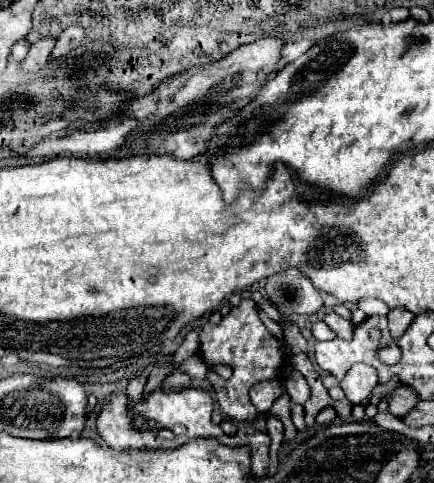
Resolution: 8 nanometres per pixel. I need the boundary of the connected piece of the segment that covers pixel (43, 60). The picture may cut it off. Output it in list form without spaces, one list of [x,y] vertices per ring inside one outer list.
[[[43,38],[39,42],[35,42],[31,48],[29,48],[29,54],[27,58],[37,58],[37,64],[39,66],[49,66],[49,54],[55,46],[55,40],[53,38]]]

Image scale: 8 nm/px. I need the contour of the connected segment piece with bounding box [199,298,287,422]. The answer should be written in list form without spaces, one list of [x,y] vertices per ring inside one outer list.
[[[245,298],[235,308],[231,308],[231,312],[227,316],[223,316],[219,324],[205,322],[199,340],[201,340],[199,354],[201,354],[205,364],[209,364],[209,366],[225,364],[225,366],[233,368],[233,376],[229,380],[207,378],[215,390],[221,414],[225,414],[225,418],[237,420],[237,422],[255,420],[259,414],[249,400],[249,388],[259,384],[259,382],[269,382],[269,380],[281,378],[281,372],[287,366],[287,360],[283,360],[285,358],[285,346],[261,322],[257,304],[251,298]]]

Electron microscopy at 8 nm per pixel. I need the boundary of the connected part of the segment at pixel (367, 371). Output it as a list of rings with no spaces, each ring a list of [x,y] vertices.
[[[355,364],[347,376],[339,382],[345,392],[345,398],[355,406],[363,404],[371,396],[371,388],[377,384],[377,372],[369,364]]]

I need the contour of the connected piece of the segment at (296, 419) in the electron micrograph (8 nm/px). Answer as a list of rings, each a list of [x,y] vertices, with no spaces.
[[[291,404],[291,420],[293,420],[297,432],[303,432],[307,428],[305,426],[305,412],[303,412],[301,404]]]

